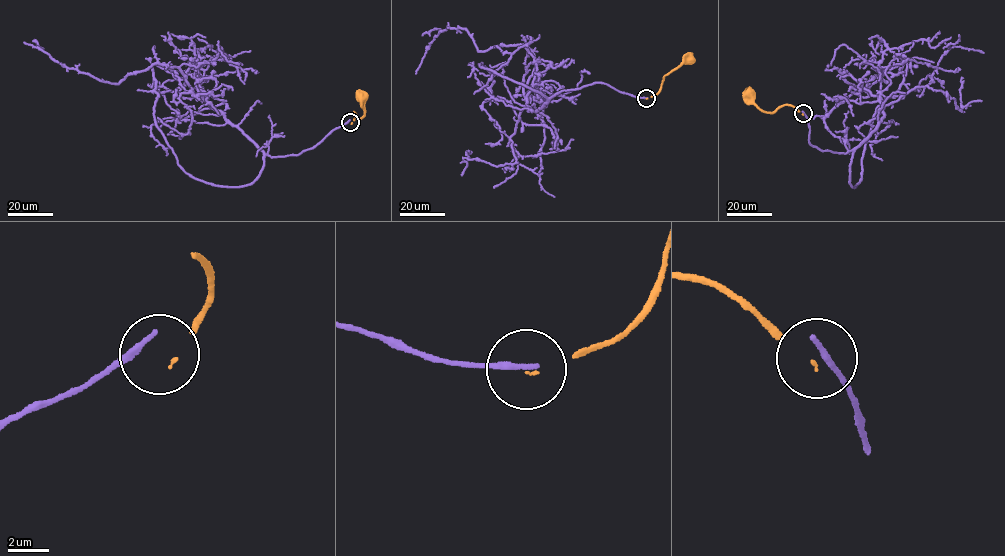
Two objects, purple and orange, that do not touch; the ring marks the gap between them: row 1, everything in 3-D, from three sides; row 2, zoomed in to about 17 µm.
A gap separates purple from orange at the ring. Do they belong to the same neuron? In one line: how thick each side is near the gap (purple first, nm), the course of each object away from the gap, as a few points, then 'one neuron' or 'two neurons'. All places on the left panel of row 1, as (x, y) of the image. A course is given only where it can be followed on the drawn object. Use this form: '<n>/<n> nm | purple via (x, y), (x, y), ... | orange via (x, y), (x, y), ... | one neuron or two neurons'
320/110 nm | purple via (348, 121), (297, 155), (270, 157), (179, 69), (103, 82), (38, 48) | orange via (351, 123), (356, 114), (354, 111), (356, 117), (363, 117), (361, 95) | two neurons

